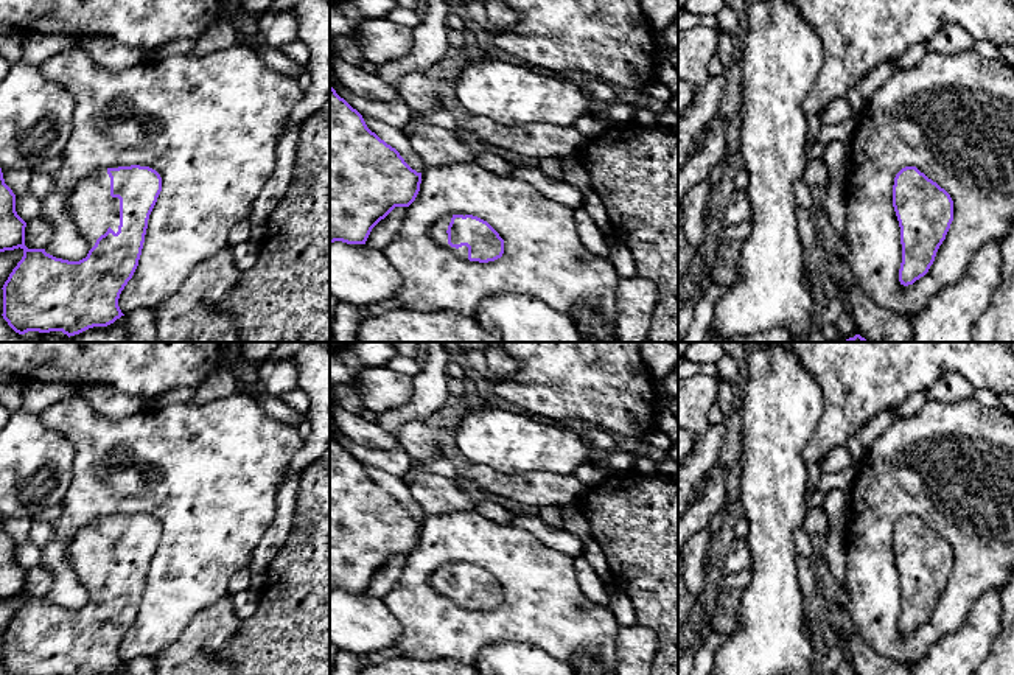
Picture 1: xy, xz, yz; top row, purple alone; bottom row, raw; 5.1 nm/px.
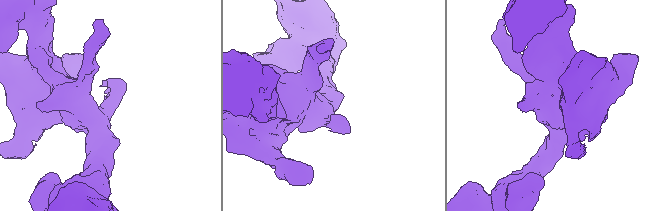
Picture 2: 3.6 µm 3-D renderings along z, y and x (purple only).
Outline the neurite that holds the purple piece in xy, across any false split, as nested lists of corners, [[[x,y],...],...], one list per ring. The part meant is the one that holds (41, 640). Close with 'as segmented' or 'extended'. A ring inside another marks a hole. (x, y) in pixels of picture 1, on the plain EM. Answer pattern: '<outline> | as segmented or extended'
[[[140,513],[107,516],[81,529],[67,547],[68,560],[89,591],[89,602],[79,610],[56,607],[45,597],[25,594],[26,571],[16,560],[16,543],[5,532],[0,516],[0,600],[22,597],[23,605],[3,633],[3,667],[9,675],[107,675],[124,664],[118,647],[132,627],[142,603],[149,563],[162,540],[160,523]]] | extended

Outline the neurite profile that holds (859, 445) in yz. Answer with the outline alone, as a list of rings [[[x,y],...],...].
[[[894,409],[882,411],[869,420],[855,435],[848,439],[844,446],[854,460],[865,460],[872,442],[899,417]]]

